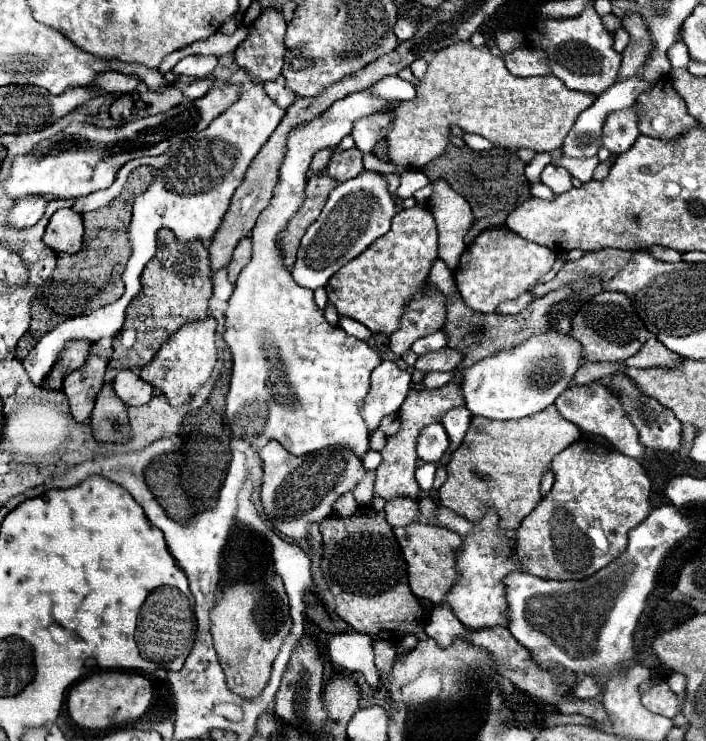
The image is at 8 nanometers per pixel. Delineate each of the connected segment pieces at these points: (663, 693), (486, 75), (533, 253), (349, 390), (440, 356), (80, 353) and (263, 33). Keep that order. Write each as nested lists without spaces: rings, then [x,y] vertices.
[[[665,682],[653,684],[651,690],[641,696],[641,700],[643,700],[645,708],[649,708],[651,712],[657,712],[661,716],[667,716],[667,718],[673,718],[679,712],[679,700]]]
[[[469,40],[457,42],[439,50],[429,62],[427,74],[417,86],[417,98],[393,108],[393,128],[387,136],[389,160],[397,164],[397,174],[407,170],[407,166],[423,168],[445,152],[451,126],[479,134],[503,148],[553,152],[561,148],[565,134],[593,100],[593,94],[571,90],[553,74],[535,78],[511,76],[503,58],[493,56],[487,46],[477,48]]]
[[[507,226],[487,228],[461,254],[459,266],[453,276],[463,302],[469,308],[479,312],[495,312],[501,302],[515,300],[517,296],[529,292],[551,270],[555,258],[557,256],[553,250],[531,244],[529,240],[511,232]]]
[[[371,88],[361,92],[349,94],[347,98],[337,100],[329,110],[317,116],[313,122],[295,128],[287,140],[287,154],[285,162],[279,172],[279,184],[269,206],[257,218],[255,228],[251,230],[253,240],[253,256],[251,262],[243,268],[237,278],[235,292],[229,298],[227,320],[225,320],[225,334],[223,340],[229,344],[233,354],[233,374],[231,374],[231,388],[227,394],[227,420],[235,438],[245,440],[253,448],[263,448],[267,442],[277,440],[285,450],[293,456],[305,456],[323,448],[345,448],[351,450],[355,456],[363,456],[369,450],[369,430],[361,416],[363,400],[369,392],[369,376],[375,366],[381,364],[379,354],[369,348],[367,342],[357,340],[343,332],[339,326],[331,326],[323,312],[317,308],[313,300],[313,292],[301,288],[291,272],[281,262],[281,252],[277,248],[277,234],[281,228],[287,226],[289,218],[295,216],[299,206],[305,198],[307,186],[307,170],[311,164],[313,154],[319,148],[333,148],[341,142],[345,134],[351,134],[353,122],[381,112],[393,106],[387,100],[381,100],[373,94]]]
[[[443,348],[443,350],[437,350],[437,352],[429,352],[425,356],[419,356],[417,364],[415,364],[415,370],[423,372],[423,374],[433,372],[433,370],[453,372],[461,360],[463,360],[461,352],[451,350],[451,348]]]
[[[71,340],[69,344],[65,344],[63,354],[59,356],[57,364],[53,366],[51,374],[45,380],[45,388],[61,390],[63,378],[87,362],[91,348],[93,348],[93,342],[89,342],[89,340]]]
[[[271,6],[271,8],[265,8],[261,12],[261,16],[247,28],[249,36],[235,50],[235,64],[239,68],[243,68],[251,76],[253,82],[269,82],[281,74],[283,58],[285,58],[285,50],[287,50],[285,42],[283,42],[285,26],[287,24],[285,24],[283,12],[275,6]]]

